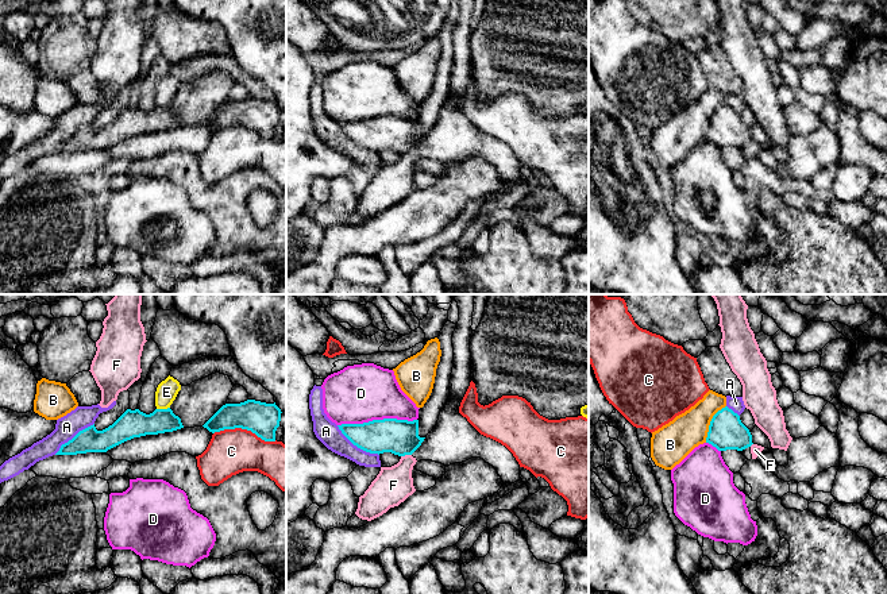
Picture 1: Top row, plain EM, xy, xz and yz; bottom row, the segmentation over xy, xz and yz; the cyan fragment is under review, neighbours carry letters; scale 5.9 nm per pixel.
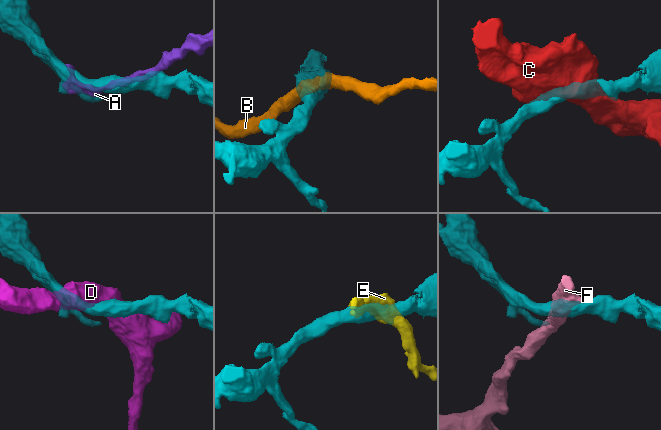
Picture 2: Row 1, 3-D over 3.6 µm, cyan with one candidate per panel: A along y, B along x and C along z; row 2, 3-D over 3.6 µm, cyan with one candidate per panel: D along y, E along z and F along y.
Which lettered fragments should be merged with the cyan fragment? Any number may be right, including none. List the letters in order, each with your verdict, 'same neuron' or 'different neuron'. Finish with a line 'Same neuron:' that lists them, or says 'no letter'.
A: different neuron
B: different neuron
C: different neuron
D: different neuron
E: different neuron
F: different neuron
Same neuron: no letter

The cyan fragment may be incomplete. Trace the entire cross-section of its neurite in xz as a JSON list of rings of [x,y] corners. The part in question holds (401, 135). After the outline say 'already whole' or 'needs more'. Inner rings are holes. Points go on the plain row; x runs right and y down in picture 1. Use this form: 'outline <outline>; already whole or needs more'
outline [[[383,116],[338,124],[354,143],[378,153],[383,150],[412,153],[425,136],[419,134],[419,117]]]; already whole

